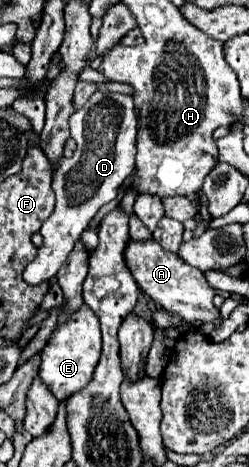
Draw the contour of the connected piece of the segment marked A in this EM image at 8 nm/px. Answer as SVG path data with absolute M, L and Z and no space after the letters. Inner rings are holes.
M131 239L125 249L125 263L127 263L129 271L133 273L141 291L149 299L163 305L163 309L167 309L169 313L179 315L187 323L201 321L201 323L213 323L215 327L219 327L223 323L219 309L213 305L215 289L205 281L205 277L199 269L183 263L183 259L177 257L177 253L165 251L153 239L143 241L143 243Z

